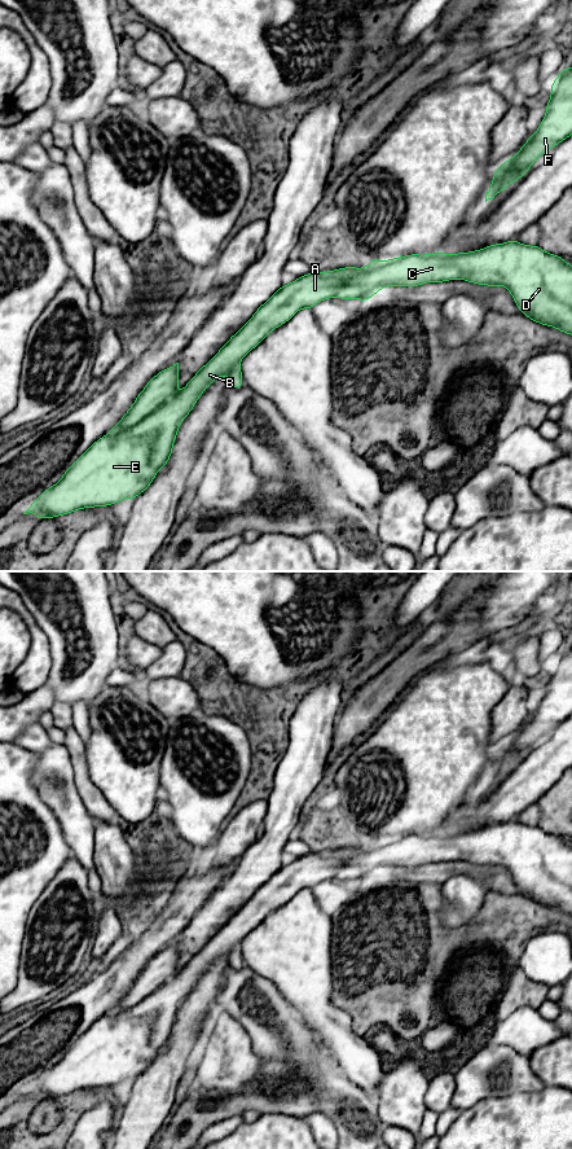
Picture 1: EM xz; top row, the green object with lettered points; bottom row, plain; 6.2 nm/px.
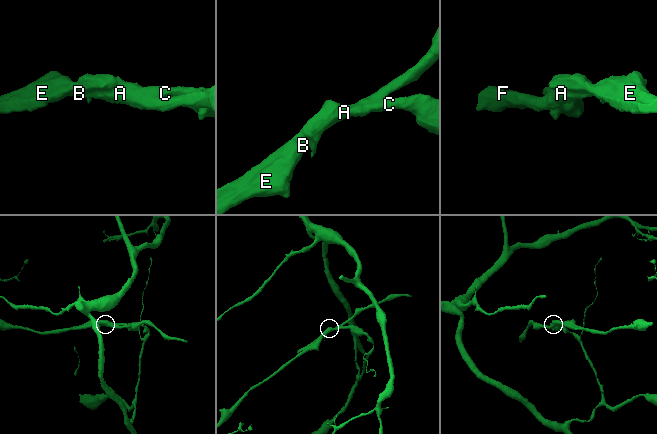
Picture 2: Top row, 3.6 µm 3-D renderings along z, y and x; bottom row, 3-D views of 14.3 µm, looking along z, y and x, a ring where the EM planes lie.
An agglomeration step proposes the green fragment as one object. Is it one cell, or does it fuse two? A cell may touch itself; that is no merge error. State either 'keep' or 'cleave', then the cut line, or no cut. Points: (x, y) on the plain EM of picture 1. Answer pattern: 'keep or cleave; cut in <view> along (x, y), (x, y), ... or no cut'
cleave; cut in xz along (175, 973), (139, 1001), (108, 1014)

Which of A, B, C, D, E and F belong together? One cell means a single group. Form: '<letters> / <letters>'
A B E F / C D

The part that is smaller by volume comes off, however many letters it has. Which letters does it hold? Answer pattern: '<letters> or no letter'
A, B, E, F

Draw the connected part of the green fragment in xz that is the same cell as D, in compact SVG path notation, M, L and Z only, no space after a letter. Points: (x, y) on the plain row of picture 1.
M516 820L480 830L409 834L361 850L336 873L339 880L370 880L386 867L466 860L505 867L522 894L572 916L572 846L562 837Z

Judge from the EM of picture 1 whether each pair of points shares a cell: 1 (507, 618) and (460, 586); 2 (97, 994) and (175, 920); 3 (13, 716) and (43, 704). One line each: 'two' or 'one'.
1: two
2: one
3: one

